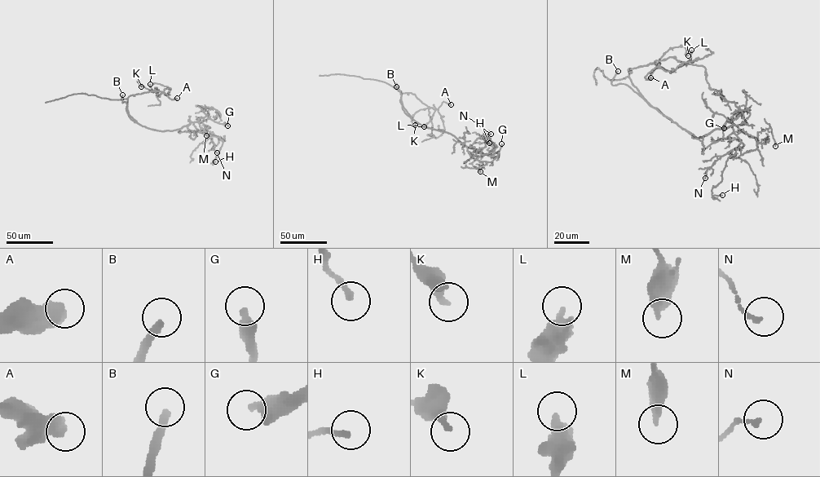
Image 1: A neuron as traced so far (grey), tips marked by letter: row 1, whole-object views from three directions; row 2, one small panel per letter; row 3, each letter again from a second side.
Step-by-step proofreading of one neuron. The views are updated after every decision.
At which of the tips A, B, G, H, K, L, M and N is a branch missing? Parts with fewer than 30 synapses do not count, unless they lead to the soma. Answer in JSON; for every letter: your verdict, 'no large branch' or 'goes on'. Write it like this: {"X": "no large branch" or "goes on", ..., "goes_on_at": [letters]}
{"A": "no large branch", "B": "goes on", "G": "goes on", "H": "no large branch", "K": "no large branch", "L": "no large branch", "M": "no large branch", "N": "no large branch", "goes_on_at": ["B", "G"]}

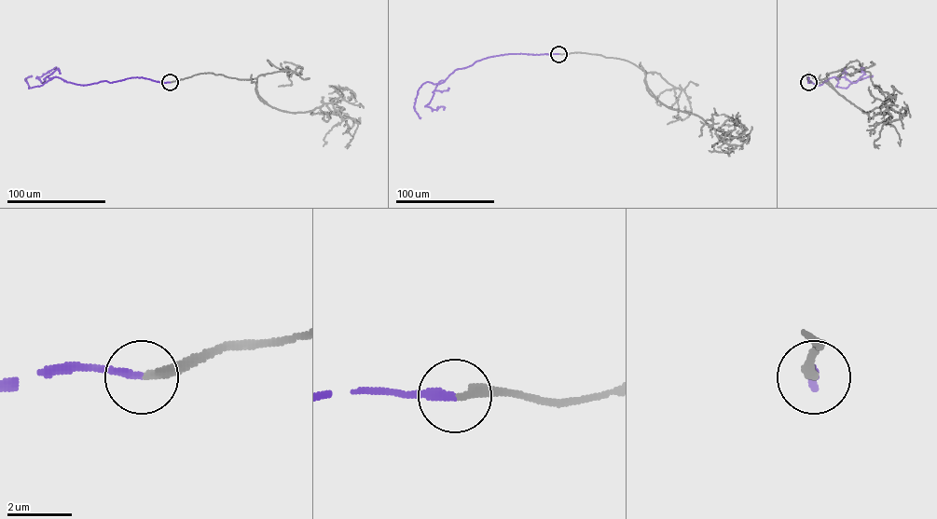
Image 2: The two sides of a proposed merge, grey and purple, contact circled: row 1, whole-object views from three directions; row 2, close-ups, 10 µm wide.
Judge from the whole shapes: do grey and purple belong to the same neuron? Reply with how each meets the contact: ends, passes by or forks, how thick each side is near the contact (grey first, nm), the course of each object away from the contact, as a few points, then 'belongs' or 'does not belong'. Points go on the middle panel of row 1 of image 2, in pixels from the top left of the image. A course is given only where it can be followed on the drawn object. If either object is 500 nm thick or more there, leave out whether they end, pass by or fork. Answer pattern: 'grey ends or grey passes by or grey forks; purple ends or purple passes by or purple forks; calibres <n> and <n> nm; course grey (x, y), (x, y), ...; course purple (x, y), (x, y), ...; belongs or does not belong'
grey ends; purple ends; calibres 280 and 240 nm; course grey (558, 54), (628, 61), (666, 105), (732, 138), (746, 129), (738, 125); course purple (558, 54), (490, 56), (456, 69), (441, 83), (426, 82), (418, 90), (414, 104), (420, 118); belongs

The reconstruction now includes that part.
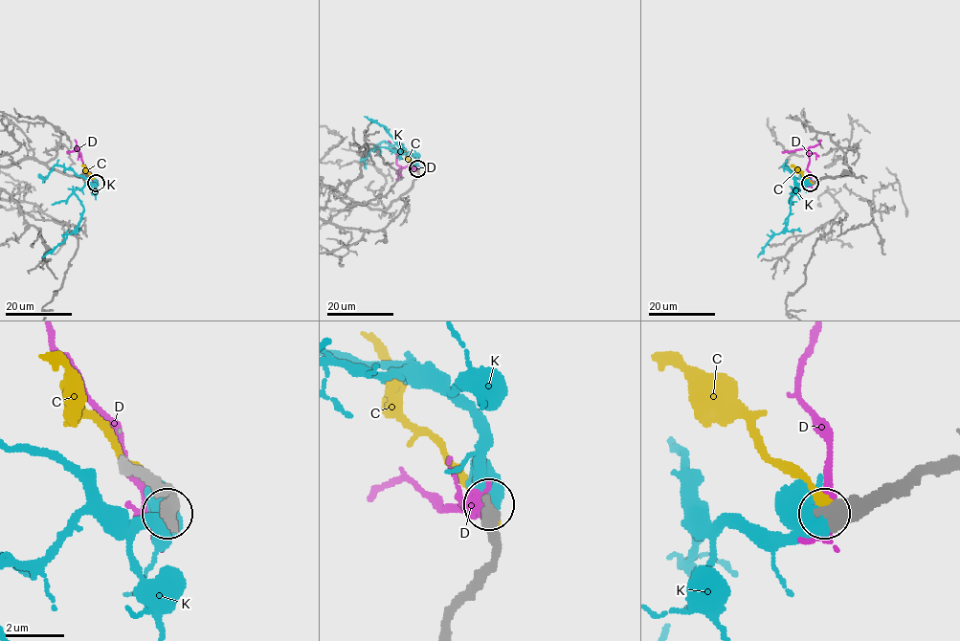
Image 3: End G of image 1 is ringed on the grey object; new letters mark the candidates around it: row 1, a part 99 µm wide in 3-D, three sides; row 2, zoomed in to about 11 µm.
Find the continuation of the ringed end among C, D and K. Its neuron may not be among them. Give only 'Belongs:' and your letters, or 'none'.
Belongs: K

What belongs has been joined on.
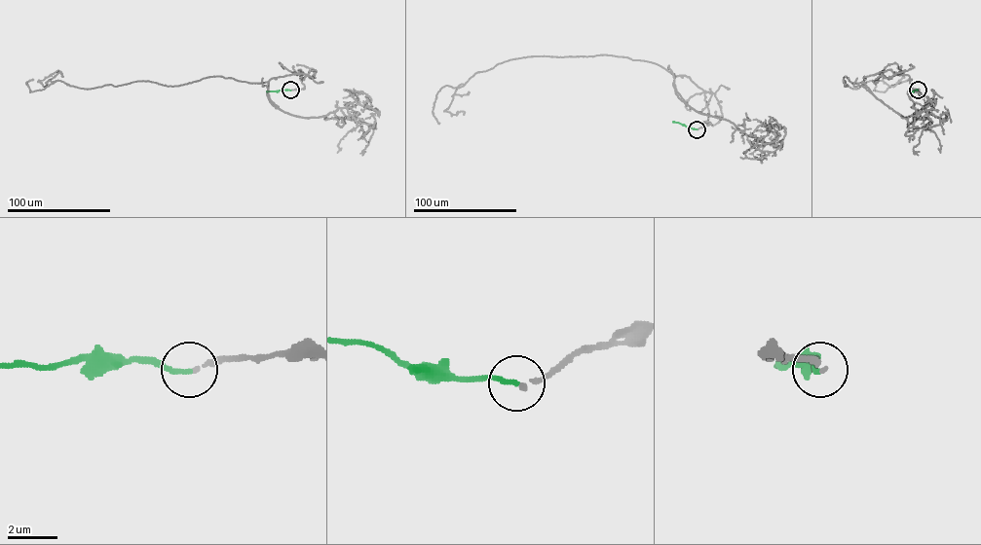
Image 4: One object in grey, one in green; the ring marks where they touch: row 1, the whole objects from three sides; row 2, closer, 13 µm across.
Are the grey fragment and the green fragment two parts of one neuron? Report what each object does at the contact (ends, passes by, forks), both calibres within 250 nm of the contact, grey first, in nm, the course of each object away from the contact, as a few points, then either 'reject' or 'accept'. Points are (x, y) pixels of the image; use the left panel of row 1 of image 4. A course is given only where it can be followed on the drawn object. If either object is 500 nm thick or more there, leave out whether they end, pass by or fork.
grey ends | green ends | 180/200 nm | grey via (290, 90), (304, 88), (300, 69), (258, 83), (213, 76), (86, 89), (57, 80), (30, 91), (32, 79) | green via (290, 90), (267, 91) | accept

